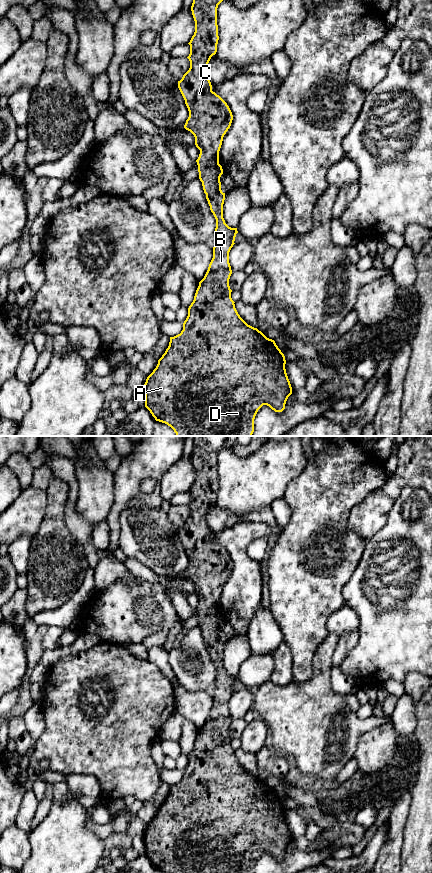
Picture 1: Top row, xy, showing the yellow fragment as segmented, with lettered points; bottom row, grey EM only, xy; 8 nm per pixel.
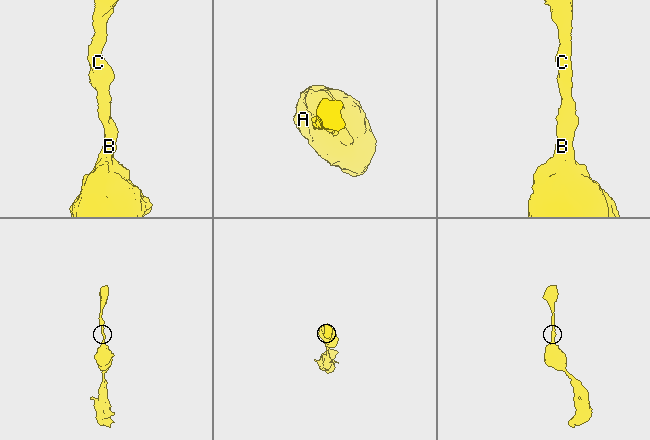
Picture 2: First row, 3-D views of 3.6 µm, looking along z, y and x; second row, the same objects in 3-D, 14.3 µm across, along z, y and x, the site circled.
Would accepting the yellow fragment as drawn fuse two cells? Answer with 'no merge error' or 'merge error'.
no merge error

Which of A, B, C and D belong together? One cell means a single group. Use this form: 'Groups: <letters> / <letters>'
Groups: A B C D

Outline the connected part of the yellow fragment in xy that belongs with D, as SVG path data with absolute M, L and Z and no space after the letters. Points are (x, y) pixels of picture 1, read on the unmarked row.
M194 436L191 459L195 480L188 491L190 502L187 505L190 516L178 529L178 536L189 559L184 576L194 583L195 593L200 598L196 608L199 627L216 667L216 676L213 706L188 756L183 778L170 785L168 796L143 834L145 855L156 869L167 873L254 873L255 864L263 853L275 860L282 860L292 842L284 802L274 788L240 765L229 734L232 722L229 700L238 679L229 675L223 666L225 641L221 638L223 617L219 612L219 599L233 563L227 551L212 539L206 522L208 511L217 500L217 456L224 448L226 438Z

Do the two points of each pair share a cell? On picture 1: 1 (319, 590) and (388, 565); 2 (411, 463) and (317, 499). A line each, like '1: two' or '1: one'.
1: two
2: two

